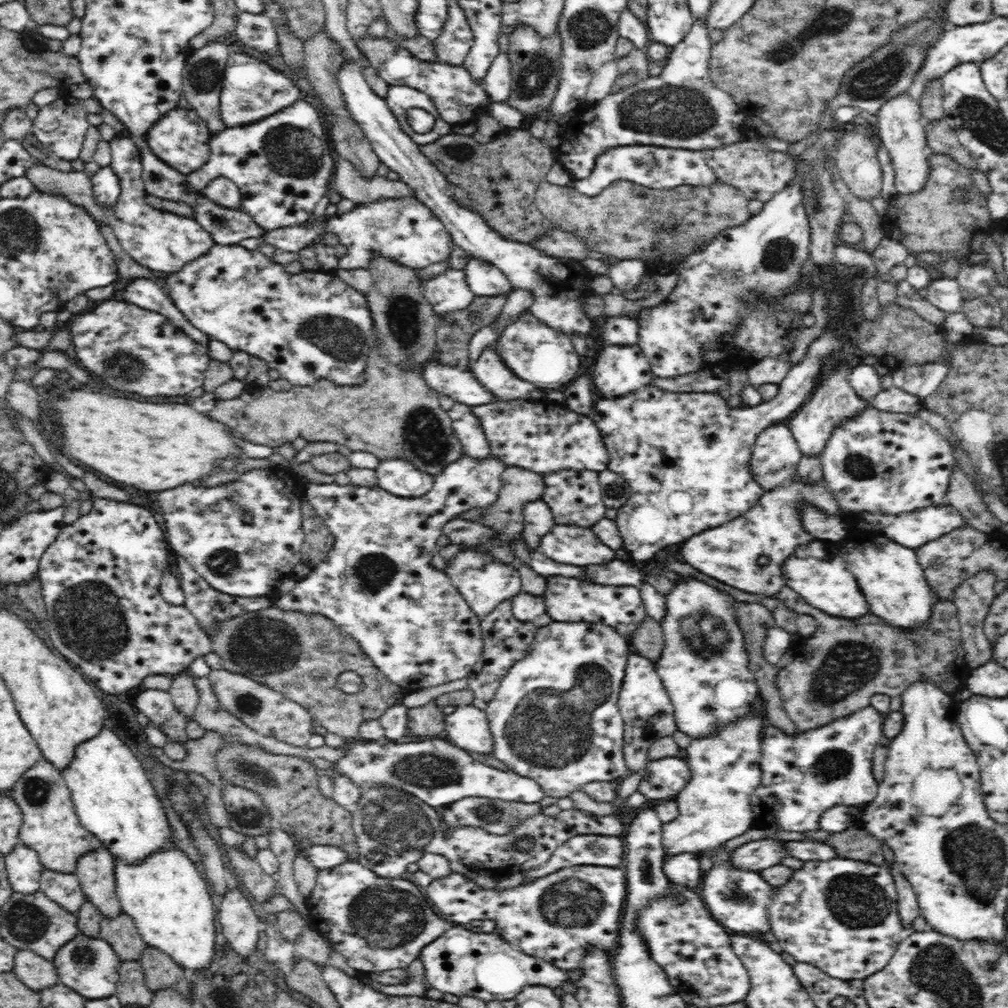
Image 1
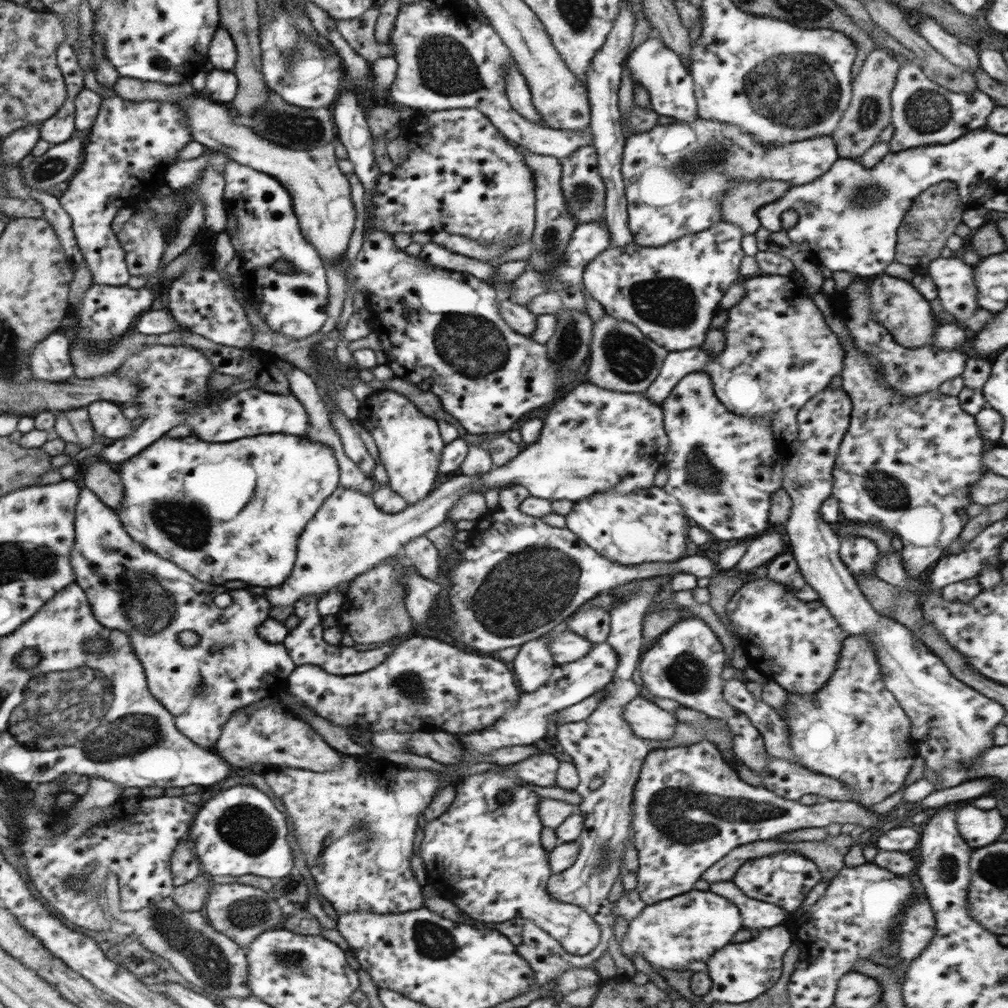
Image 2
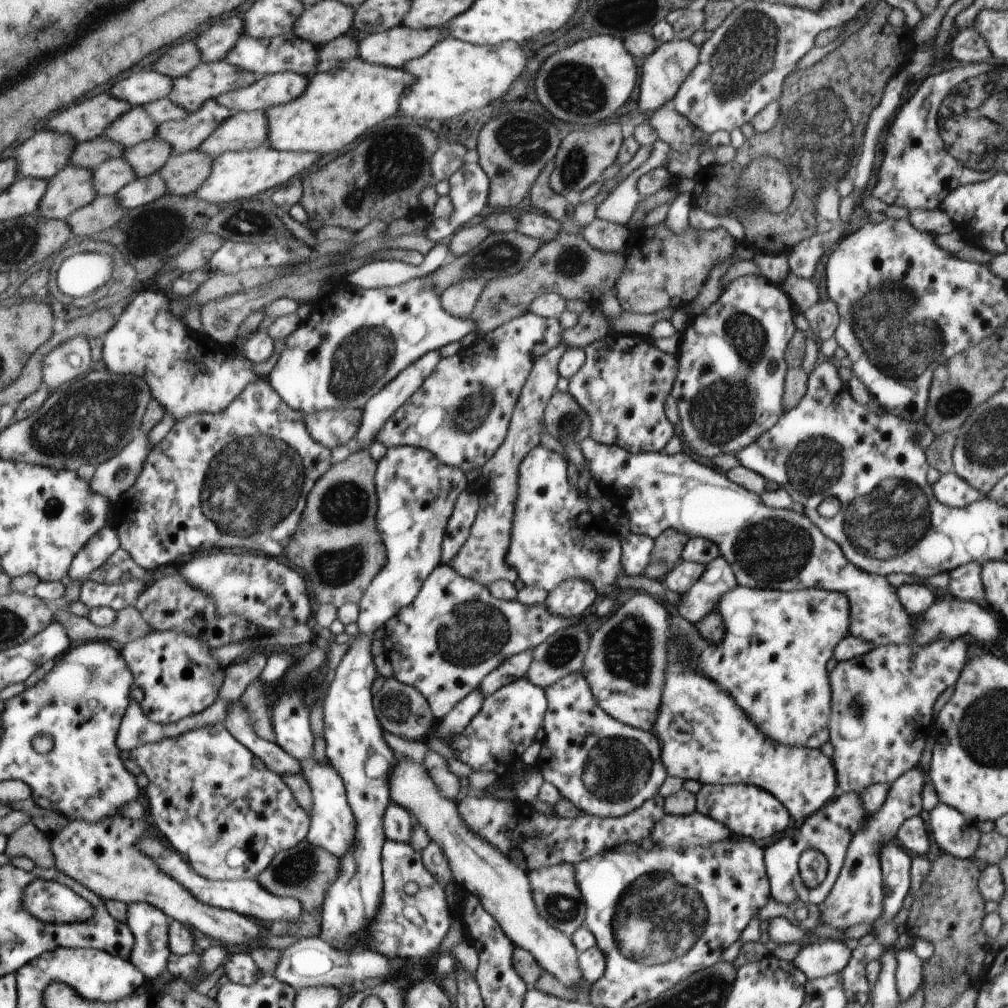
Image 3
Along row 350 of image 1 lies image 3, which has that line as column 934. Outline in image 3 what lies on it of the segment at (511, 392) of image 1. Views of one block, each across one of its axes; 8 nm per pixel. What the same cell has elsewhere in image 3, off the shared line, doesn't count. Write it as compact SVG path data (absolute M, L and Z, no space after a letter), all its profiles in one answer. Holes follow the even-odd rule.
M954 470L941 474L931 487L938 502L952 508L962 508L982 498L982 494L972 488L968 481L960 478Z

